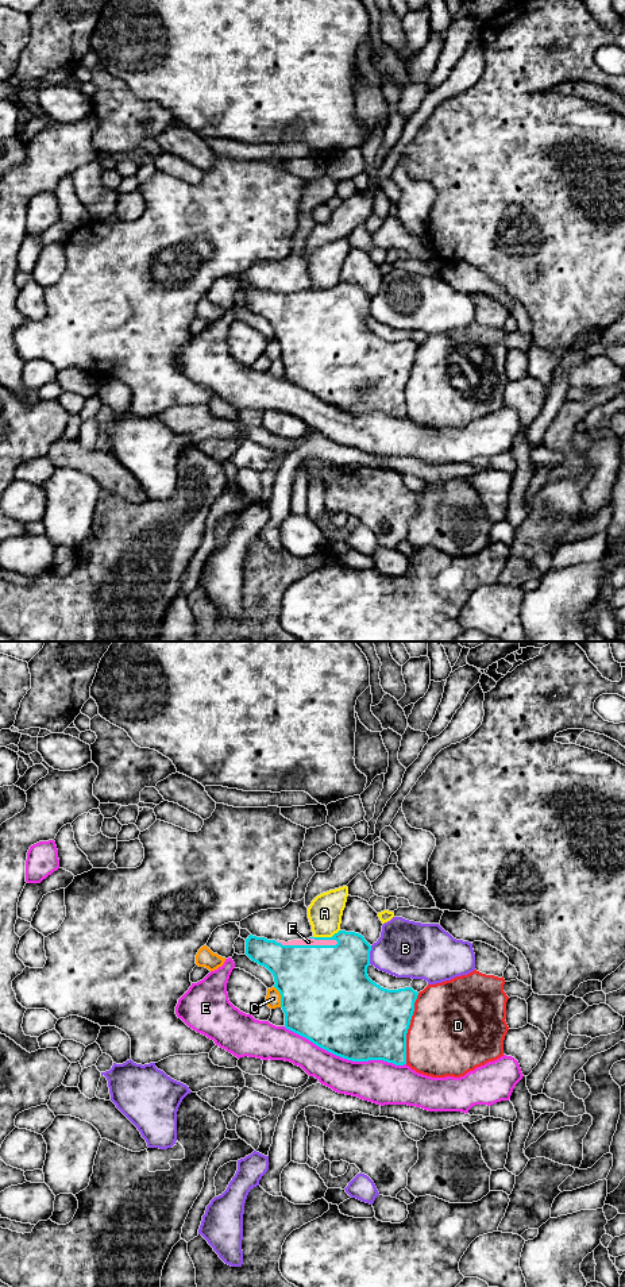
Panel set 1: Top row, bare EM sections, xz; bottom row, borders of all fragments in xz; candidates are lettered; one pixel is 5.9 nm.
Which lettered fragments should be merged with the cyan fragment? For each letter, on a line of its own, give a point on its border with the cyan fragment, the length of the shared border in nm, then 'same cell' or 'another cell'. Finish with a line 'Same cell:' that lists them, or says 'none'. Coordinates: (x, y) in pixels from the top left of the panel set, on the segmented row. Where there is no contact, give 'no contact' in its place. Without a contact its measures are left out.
A: xz (325, 937) | 170 nm | another cell
B: xz (369, 955) | 110 nm | another cell
C: xz (281, 997) | 130 nm | another cell
D: xz (408, 1028) | 440 nm | another cell
E: xz (344, 1058) | 750 nm | another cell
F: xz (307, 946) | 380 nm | same cell
Same cell: F

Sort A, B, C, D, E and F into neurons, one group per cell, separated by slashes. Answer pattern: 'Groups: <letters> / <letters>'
Groups: A / B / C / D / E / F

